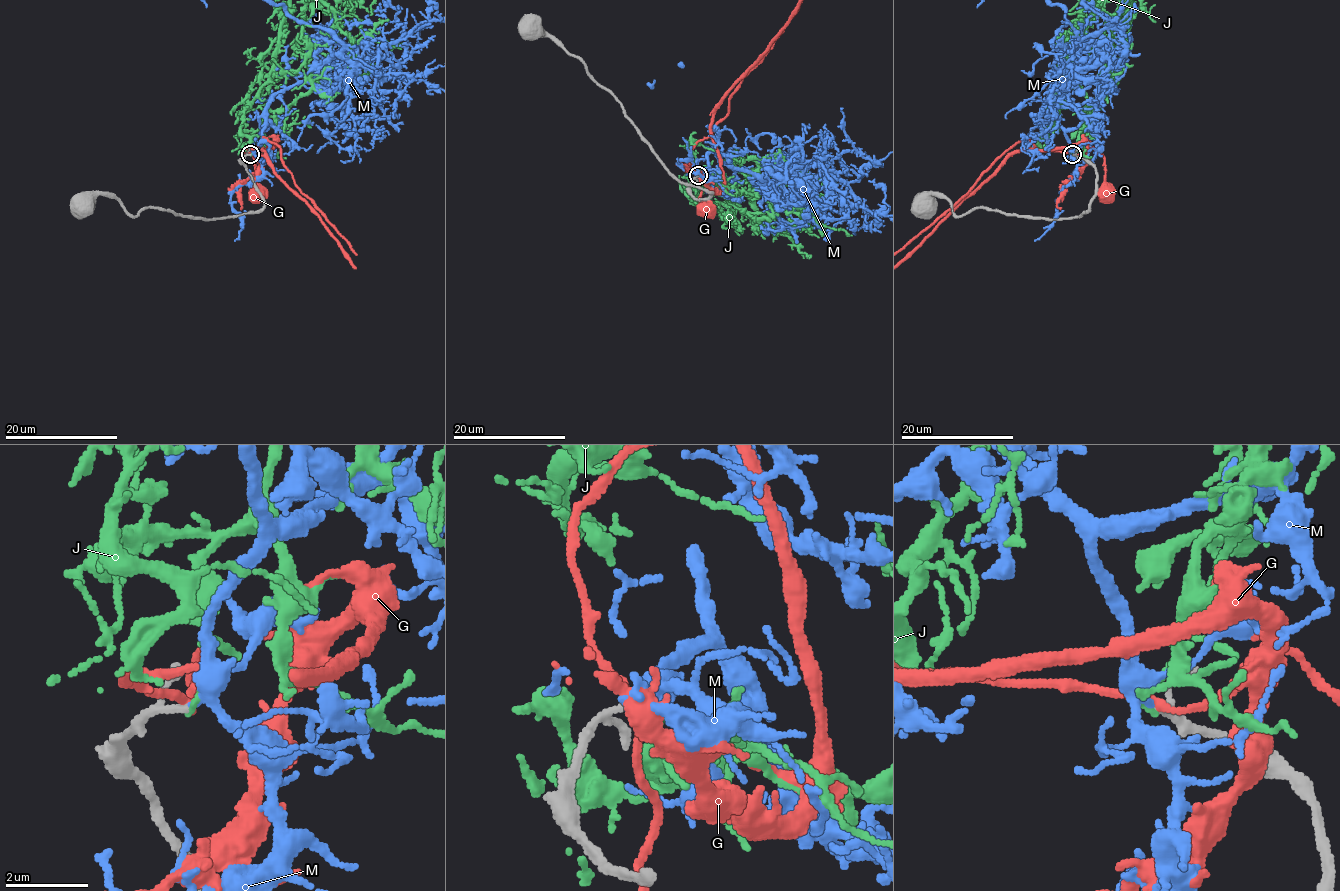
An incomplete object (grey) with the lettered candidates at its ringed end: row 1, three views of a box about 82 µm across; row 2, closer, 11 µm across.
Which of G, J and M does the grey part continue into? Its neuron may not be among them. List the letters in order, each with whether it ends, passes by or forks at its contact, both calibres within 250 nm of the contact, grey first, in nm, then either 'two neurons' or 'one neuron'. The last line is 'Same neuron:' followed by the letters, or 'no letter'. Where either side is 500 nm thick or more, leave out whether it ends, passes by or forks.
G: it passes by; 130 nm thick on the grey side, 180 nm on the other; two neurons
J: it ends there; 130 nm thick on the grey side, 110 nm on the other; two neurons
M: it forks there; 130 nm thick on the grey side, 240 nm on the other; one neuron
Same neuron: M

